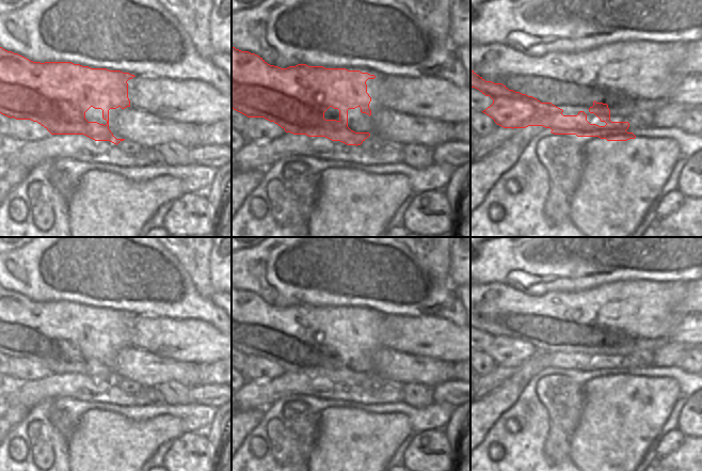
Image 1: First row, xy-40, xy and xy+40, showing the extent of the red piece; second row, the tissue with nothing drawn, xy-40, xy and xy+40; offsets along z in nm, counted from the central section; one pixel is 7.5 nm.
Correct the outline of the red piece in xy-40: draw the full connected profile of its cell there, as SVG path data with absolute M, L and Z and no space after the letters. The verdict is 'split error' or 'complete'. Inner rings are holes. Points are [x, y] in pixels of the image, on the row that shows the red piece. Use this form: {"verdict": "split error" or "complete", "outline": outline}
{"verdict": "split error", "outline": "M0 47L0 113L37 122L51 135L84 135L117 145L125 139L116 139L109 124L122 109L130 107L133 77L121 70L91 68L71 62L33 62Z"}

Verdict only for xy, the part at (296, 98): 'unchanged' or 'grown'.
grown

